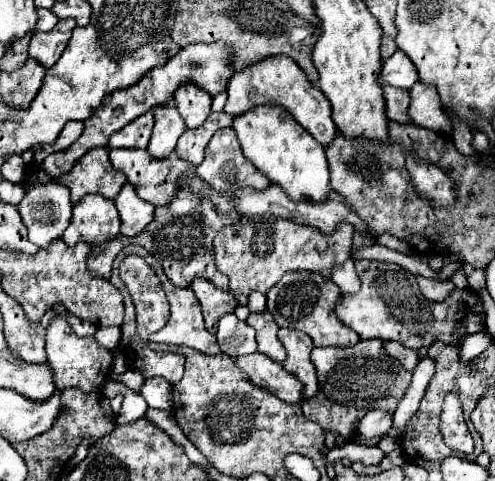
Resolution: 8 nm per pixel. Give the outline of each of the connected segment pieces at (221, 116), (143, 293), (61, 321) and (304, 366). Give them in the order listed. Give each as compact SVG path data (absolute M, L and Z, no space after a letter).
M225 111L221 113L211 113L207 117L207 121L199 127L199 129L187 129L179 141L177 141L177 147L175 147L175 153L193 163L193 165L199 165L205 157L205 147L209 143L209 139L213 137L213 133L217 129L223 129L223 127L231 127L233 123L233 117L227 117Z
M137 255L123 259L119 269L121 281L127 285L137 313L137 333L141 341L159 331L170 317L170 305L155 271Z
M57 315L47 329L47 361L53 369L55 385L59 391L67 387L77 387L83 393L89 393L89 391L99 391L103 383L109 379L113 353L97 345L93 337L77 337L71 331L65 315Z
M279 329L279 341L287 351L283 367L303 381L305 385L303 395L313 397L317 393L317 375L309 359L309 353L313 349L311 337L307 337L307 333L301 333L297 329Z

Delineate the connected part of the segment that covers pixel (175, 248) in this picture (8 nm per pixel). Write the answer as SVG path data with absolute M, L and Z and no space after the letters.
M179 191L171 205L155 209L153 221L143 233L139 233L137 237L123 237L123 243L145 247L163 265L163 271L173 285L189 287L191 281L203 271L205 279L227 291L227 277L217 271L213 261L213 239L219 229L235 221L239 221L237 213L229 213L227 217L223 217L221 213L215 213L215 207L211 205L211 201L207 201L207 197L191 197L191 193Z

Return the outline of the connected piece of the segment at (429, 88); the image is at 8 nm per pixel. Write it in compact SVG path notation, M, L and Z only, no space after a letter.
M417 81L411 87L409 115L419 127L451 135L451 119L447 117L443 105L439 105L439 93L435 93L435 85L421 85L421 81Z

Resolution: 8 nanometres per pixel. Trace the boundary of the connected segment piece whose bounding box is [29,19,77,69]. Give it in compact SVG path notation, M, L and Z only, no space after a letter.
M61 19L55 29L41 33L35 31L31 43L29 43L29 57L33 57L35 61L39 61L45 69L53 67L57 63L57 59L61 57L61 53L67 47L67 41L71 39L71 31L77 23L71 19Z

